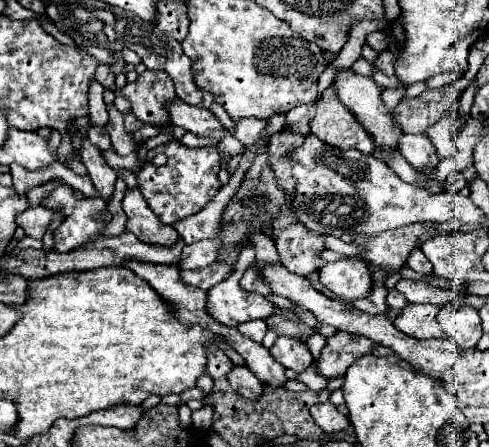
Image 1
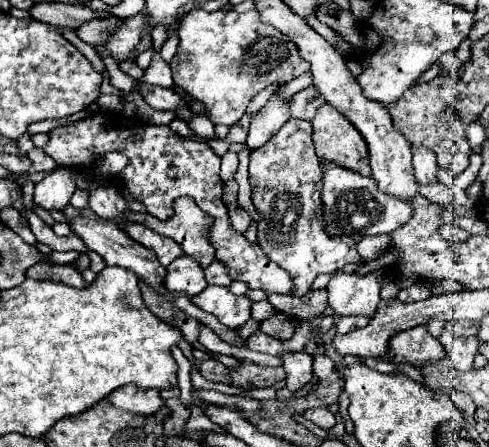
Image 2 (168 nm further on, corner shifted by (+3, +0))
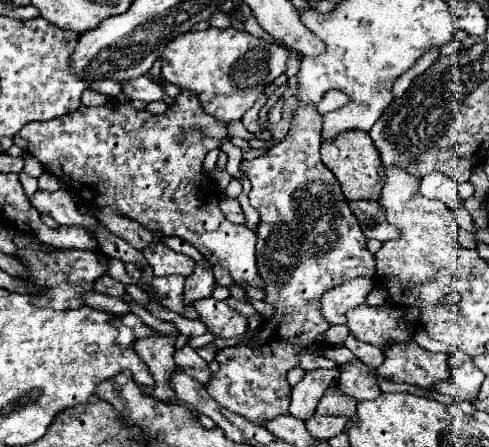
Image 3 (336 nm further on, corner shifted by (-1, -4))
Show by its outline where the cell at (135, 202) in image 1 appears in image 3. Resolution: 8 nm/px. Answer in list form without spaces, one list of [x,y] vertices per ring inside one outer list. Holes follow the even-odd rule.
[[[163,243],[147,247],[143,253],[153,269],[153,275],[157,275],[157,277],[165,277],[165,275],[189,277],[195,269],[195,261],[191,257],[177,253],[177,251],[171,251]]]

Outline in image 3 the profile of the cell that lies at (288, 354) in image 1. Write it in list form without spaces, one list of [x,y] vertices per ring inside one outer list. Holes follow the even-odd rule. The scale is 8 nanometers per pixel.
[[[313,369],[307,371],[305,377],[293,387],[291,393],[291,407],[289,413],[297,419],[307,421],[313,417],[315,407],[323,393],[339,383],[339,369]]]

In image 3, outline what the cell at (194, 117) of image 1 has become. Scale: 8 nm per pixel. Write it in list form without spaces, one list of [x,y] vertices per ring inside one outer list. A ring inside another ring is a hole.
[[[137,77],[133,81],[125,81],[121,83],[121,91],[129,97],[129,99],[141,99],[145,103],[151,103],[151,101],[159,101],[163,99],[163,89],[153,83],[149,77]]]

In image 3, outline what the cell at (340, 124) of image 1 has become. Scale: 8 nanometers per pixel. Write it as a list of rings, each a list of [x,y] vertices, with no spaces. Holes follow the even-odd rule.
[[[347,131],[337,135],[333,141],[321,145],[321,161],[329,167],[329,171],[341,183],[341,189],[349,201],[357,199],[371,199],[379,201],[381,189],[385,185],[385,171],[379,159],[379,153],[365,131]]]

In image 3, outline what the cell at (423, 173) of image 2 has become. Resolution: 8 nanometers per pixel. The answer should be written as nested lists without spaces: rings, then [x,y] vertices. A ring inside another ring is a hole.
[[[429,173],[421,179],[419,191],[423,197],[427,199],[439,199],[441,203],[445,203],[451,211],[457,211],[461,207],[461,197],[457,193],[457,183],[449,177],[445,177],[443,173]]]

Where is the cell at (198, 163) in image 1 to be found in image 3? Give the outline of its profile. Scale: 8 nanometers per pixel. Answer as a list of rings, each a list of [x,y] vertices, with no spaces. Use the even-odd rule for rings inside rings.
[[[181,91],[181,93],[173,99],[173,103],[167,107],[167,111],[165,111],[165,113],[159,113],[159,115],[153,115],[153,113],[149,113],[147,109],[137,111],[137,109],[131,105],[131,101],[121,103],[121,101],[117,101],[117,99],[109,99],[107,103],[103,103],[103,105],[99,105],[99,107],[85,107],[85,105],[83,105],[81,109],[77,109],[77,113],[67,113],[65,117],[57,117],[57,119],[53,119],[53,121],[33,121],[33,123],[25,125],[25,127],[21,129],[19,135],[29,143],[29,145],[27,145],[27,151],[29,151],[33,157],[37,157],[37,159],[41,161],[41,165],[43,165],[51,175],[59,177],[59,179],[63,181],[63,185],[67,185],[67,187],[71,187],[71,189],[77,189],[77,193],[79,193],[79,197],[81,197],[83,201],[93,201],[97,207],[113,205],[113,207],[117,207],[117,211],[119,211],[123,217],[129,217],[129,219],[133,219],[133,221],[145,225],[145,227],[151,229],[151,231],[161,231],[161,233],[167,235],[167,237],[179,237],[179,239],[187,241],[187,243],[193,245],[211,265],[221,265],[221,267],[225,267],[225,269],[233,275],[233,279],[235,279],[237,285],[241,285],[241,283],[243,283],[243,285],[253,285],[253,287],[261,287],[261,285],[263,285],[261,277],[257,275],[257,263],[255,263],[255,243],[257,243],[255,233],[253,233],[251,229],[247,229],[245,225],[233,225],[233,223],[229,223],[229,221],[225,219],[225,215],[219,211],[219,199],[217,199],[217,197],[219,197],[219,189],[215,189],[215,185],[213,185],[213,183],[209,181],[209,177],[203,173],[203,159],[205,159],[205,155],[207,155],[211,149],[219,149],[219,147],[221,147],[221,141],[227,139],[227,125],[225,125],[223,121],[217,121],[215,117],[209,117],[209,115],[203,111],[203,107],[201,107],[199,99],[195,97],[195,93]]]

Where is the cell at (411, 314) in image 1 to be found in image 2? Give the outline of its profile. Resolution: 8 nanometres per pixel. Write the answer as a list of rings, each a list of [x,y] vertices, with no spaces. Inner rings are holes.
[[[427,325],[401,331],[391,337],[387,357],[395,363],[411,363],[421,367],[427,361],[437,361],[445,357],[445,349],[437,337],[427,331]]]

